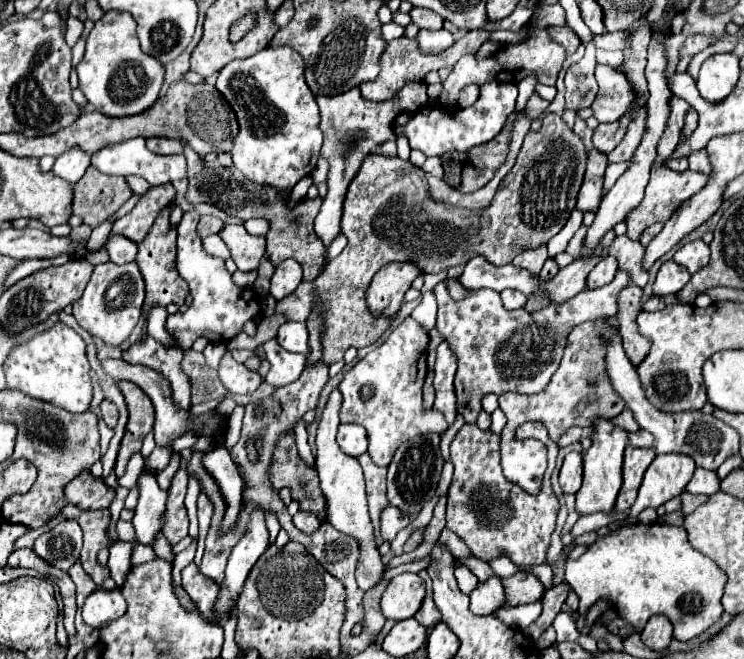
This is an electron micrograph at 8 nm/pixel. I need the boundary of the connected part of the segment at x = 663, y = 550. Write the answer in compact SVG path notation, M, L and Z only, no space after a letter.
M637 522L597 538L597 542L587 546L579 560L567 560L565 582L579 596L581 620L577 620L576 625L581 634L588 635L591 629L585 614L597 600L605 598L619 616L637 630L641 630L655 614L667 616L675 628L675 638L685 642L719 620L727 578L711 558L689 544L683 526Z

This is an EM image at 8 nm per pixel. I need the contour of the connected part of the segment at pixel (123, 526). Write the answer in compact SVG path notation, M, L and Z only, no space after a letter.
M119 520L117 522L117 536L119 540L123 542L135 542L137 536L135 536L135 528L133 528L133 522L127 522L127 520Z

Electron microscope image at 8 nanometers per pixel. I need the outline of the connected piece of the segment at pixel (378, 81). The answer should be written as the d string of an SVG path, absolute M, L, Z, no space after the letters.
M471 30L471 32L467 32L461 40L457 40L453 46L449 46L447 50L443 50L443 52L439 52L439 54L423 54L423 52L417 48L415 40L405 38L405 36L401 36L401 38L397 38L397 40L391 40L391 42L387 42L387 50L383 50L383 58L379 60L379 62L381 62L381 72L379 72L379 76L377 76L373 82L361 84L361 86L359 86L359 88L361 88L361 94L363 94L365 98L377 100L377 102L389 100L389 98L393 98L407 82L411 82L411 80L423 80L425 74L431 72L431 70L453 68L461 56L465 56L465 54L475 54L475 52L479 50L479 46L481 46L487 38L489 38L489 32L485 32L485 30Z

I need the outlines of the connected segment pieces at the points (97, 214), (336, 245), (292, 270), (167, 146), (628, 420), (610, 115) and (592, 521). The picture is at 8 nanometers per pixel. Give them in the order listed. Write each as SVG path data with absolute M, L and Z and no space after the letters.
M89 166L85 176L73 184L73 214L81 216L85 224L97 226L131 196L125 178L105 176L95 166Z
M343 234L335 236L335 240L333 240L333 242L331 242L331 246L327 248L327 256L329 256L329 258L335 258L335 256L339 256L339 254L343 252L345 244L347 244L347 238L345 238Z
M283 260L271 278L269 292L275 300L281 300L281 298L289 296L291 292L295 292L295 288L301 284L301 280L303 280L303 270L301 270L299 262Z
M147 138L147 148L155 154L179 154L183 152L183 144L171 138Z
M626 408L621 414L611 419L611 422L617 426L622 427L628 432L636 432L639 430L639 425L633 416L633 413Z
M597 64L595 78L599 82L599 92L595 102L591 104L593 116L599 122L619 120L635 104L635 94L631 84L625 80L621 72L603 64Z
M597 512L597 514L589 514L589 516L581 516L577 522L575 522L575 526L571 528L571 536L581 536L581 534L585 534L585 532L591 532L591 530L599 530L599 528L603 528L603 526L607 526L609 522L613 522L613 520L623 520L623 518L627 518L627 514L617 514L617 512L613 512L613 514L603 514L603 512Z

